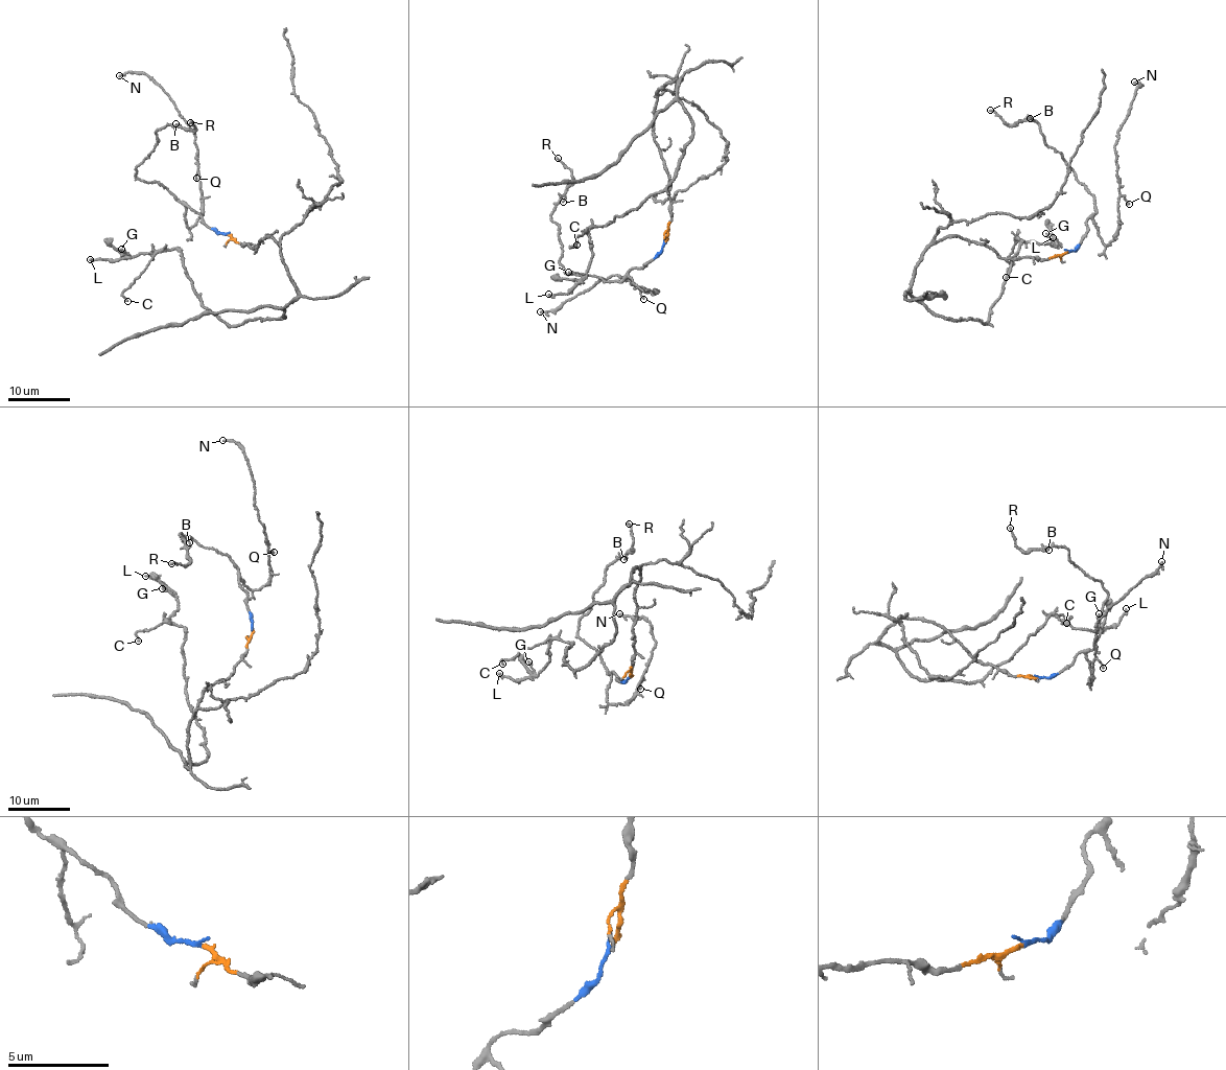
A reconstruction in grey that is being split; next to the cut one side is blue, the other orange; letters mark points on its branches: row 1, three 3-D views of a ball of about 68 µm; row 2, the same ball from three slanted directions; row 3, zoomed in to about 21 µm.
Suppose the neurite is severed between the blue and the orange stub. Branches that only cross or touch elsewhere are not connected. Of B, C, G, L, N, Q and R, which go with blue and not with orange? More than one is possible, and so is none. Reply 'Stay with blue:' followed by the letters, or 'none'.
Stay with blue: B, N, Q, R

